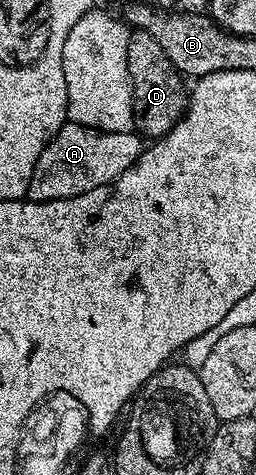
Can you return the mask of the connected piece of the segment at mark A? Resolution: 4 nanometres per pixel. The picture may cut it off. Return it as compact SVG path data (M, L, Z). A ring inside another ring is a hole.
M66 124L49 140L42 156L38 156L34 176L30 176L27 197L34 202L49 202L78 196L82 192L90 192L90 188L110 184L136 163L141 149L139 133L102 132L89 126Z

